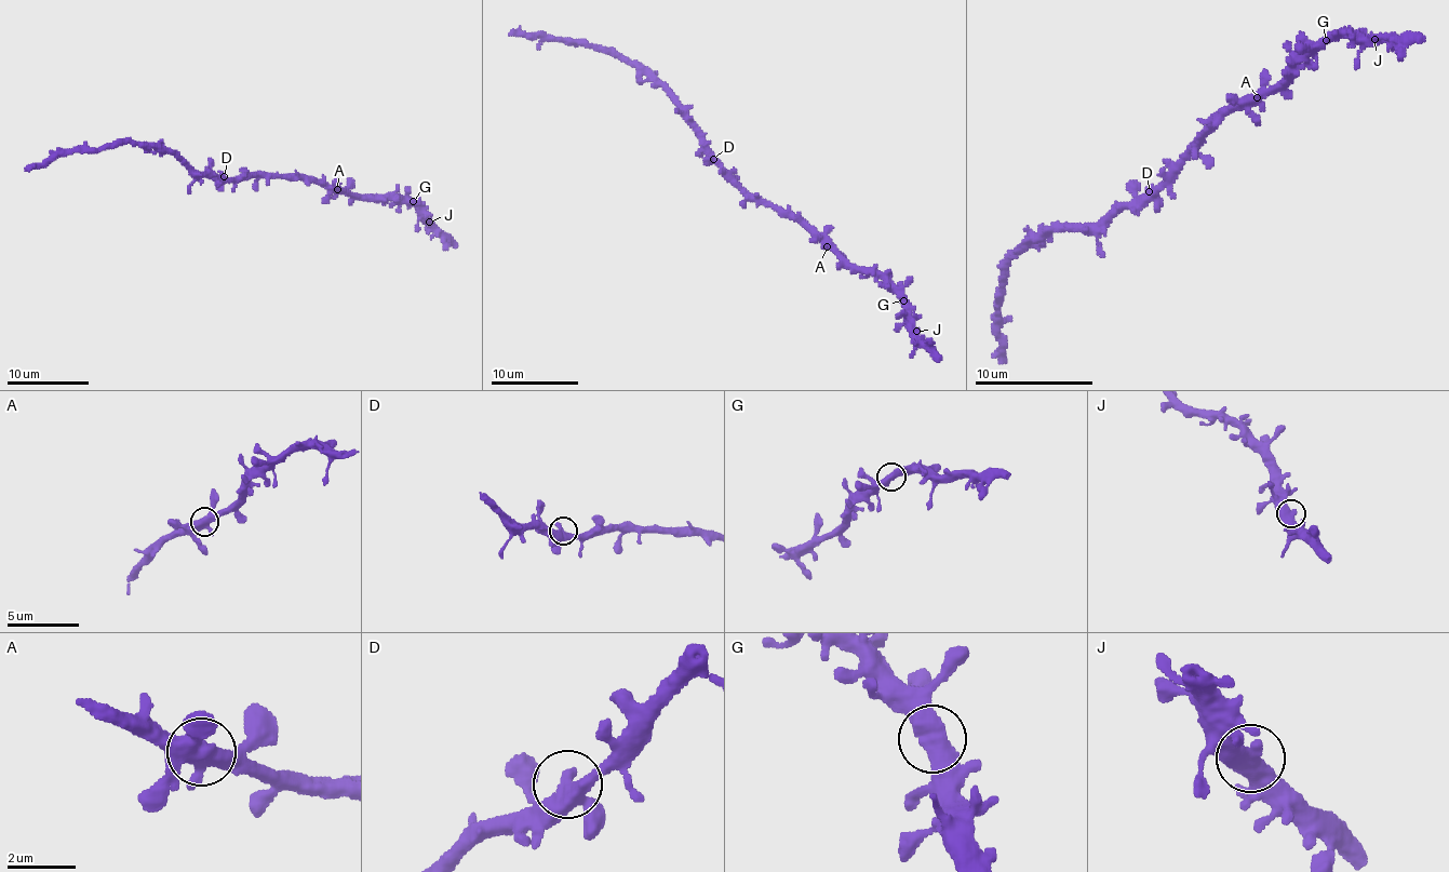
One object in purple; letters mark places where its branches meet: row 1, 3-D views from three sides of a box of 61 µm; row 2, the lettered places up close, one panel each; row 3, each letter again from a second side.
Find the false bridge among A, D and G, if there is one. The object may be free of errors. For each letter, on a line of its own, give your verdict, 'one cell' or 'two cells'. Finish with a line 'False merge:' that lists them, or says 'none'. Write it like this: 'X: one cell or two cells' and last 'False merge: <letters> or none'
A: one cell
D: one cell
G: one cell
False merge: none

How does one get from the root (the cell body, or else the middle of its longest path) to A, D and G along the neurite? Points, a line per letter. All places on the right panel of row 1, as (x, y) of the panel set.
A: (1176, 164), (1212, 123), (1257, 97)
D: (1176, 164), (1162, 183), (1149, 191)
G: (1176, 164), (1212, 121), (1284, 85), (1288, 80), (1286, 72), (1297, 62), (1313, 55), (1326, 40)

